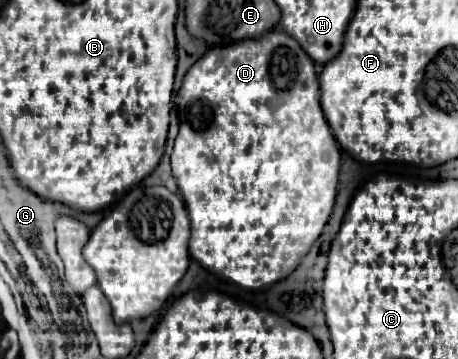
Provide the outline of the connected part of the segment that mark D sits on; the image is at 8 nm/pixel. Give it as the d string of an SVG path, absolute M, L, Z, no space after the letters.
M276 30L260 38L248 38L230 46L218 46L218 48L208 50L188 70L188 74L184 76L182 88L176 96L176 108L178 108L178 118L180 118L180 132L176 136L174 150L172 150L172 174L178 182L180 194L188 210L190 226L192 226L192 236L189 240L190 256L196 262L200 262L206 270L220 274L236 282L242 288L256 290L256 288L274 284L278 280L284 280L296 270L296 266L308 254L314 240L322 234L322 228L328 222L328 216L332 214L332 206L335 204L337 195L340 148L320 108L320 86L318 86L314 62L298 46L294 38L290 38L286 32L276 32Z

